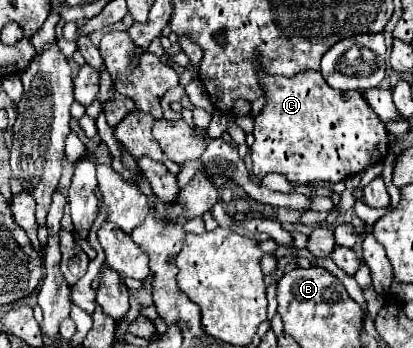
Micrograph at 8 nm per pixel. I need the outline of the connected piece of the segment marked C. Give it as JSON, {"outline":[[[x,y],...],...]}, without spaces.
{"outline":[[[259,72],[259,80],[265,86],[267,106],[255,116],[255,142],[249,152],[255,176],[277,172],[293,184],[335,184],[361,174],[389,154],[385,124],[361,98],[361,92],[341,96],[341,92],[327,86],[319,72],[297,74],[295,78]]]}

